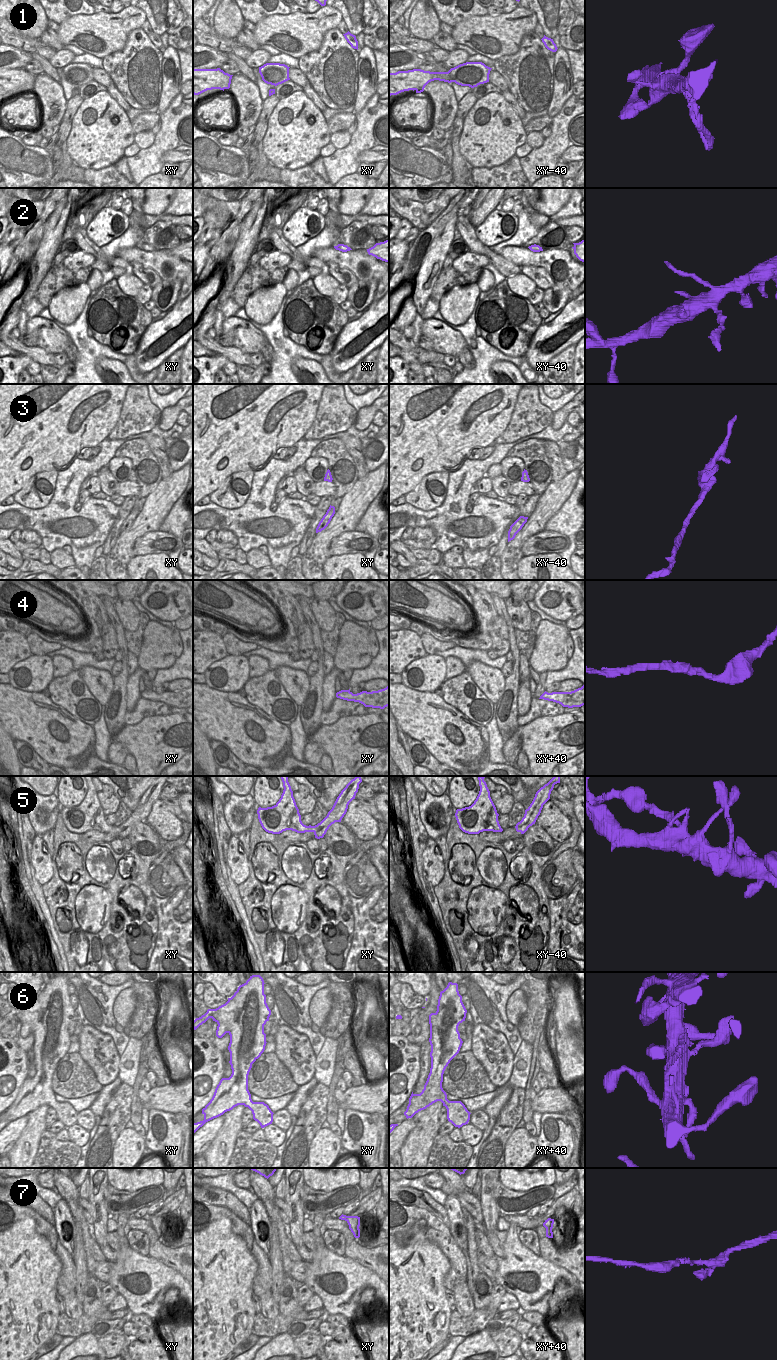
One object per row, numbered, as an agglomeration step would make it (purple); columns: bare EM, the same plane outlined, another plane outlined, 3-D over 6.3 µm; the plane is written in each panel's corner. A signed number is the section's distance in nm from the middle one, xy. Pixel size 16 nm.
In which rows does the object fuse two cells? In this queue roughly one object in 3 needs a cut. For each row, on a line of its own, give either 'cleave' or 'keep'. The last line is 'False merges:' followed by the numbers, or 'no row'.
1: keep
2: keep
3: keep
4: keep
5: cleave
6: keep
7: keep
False merges: 5

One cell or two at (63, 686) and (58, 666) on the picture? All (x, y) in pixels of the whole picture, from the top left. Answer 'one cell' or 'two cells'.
two cells

